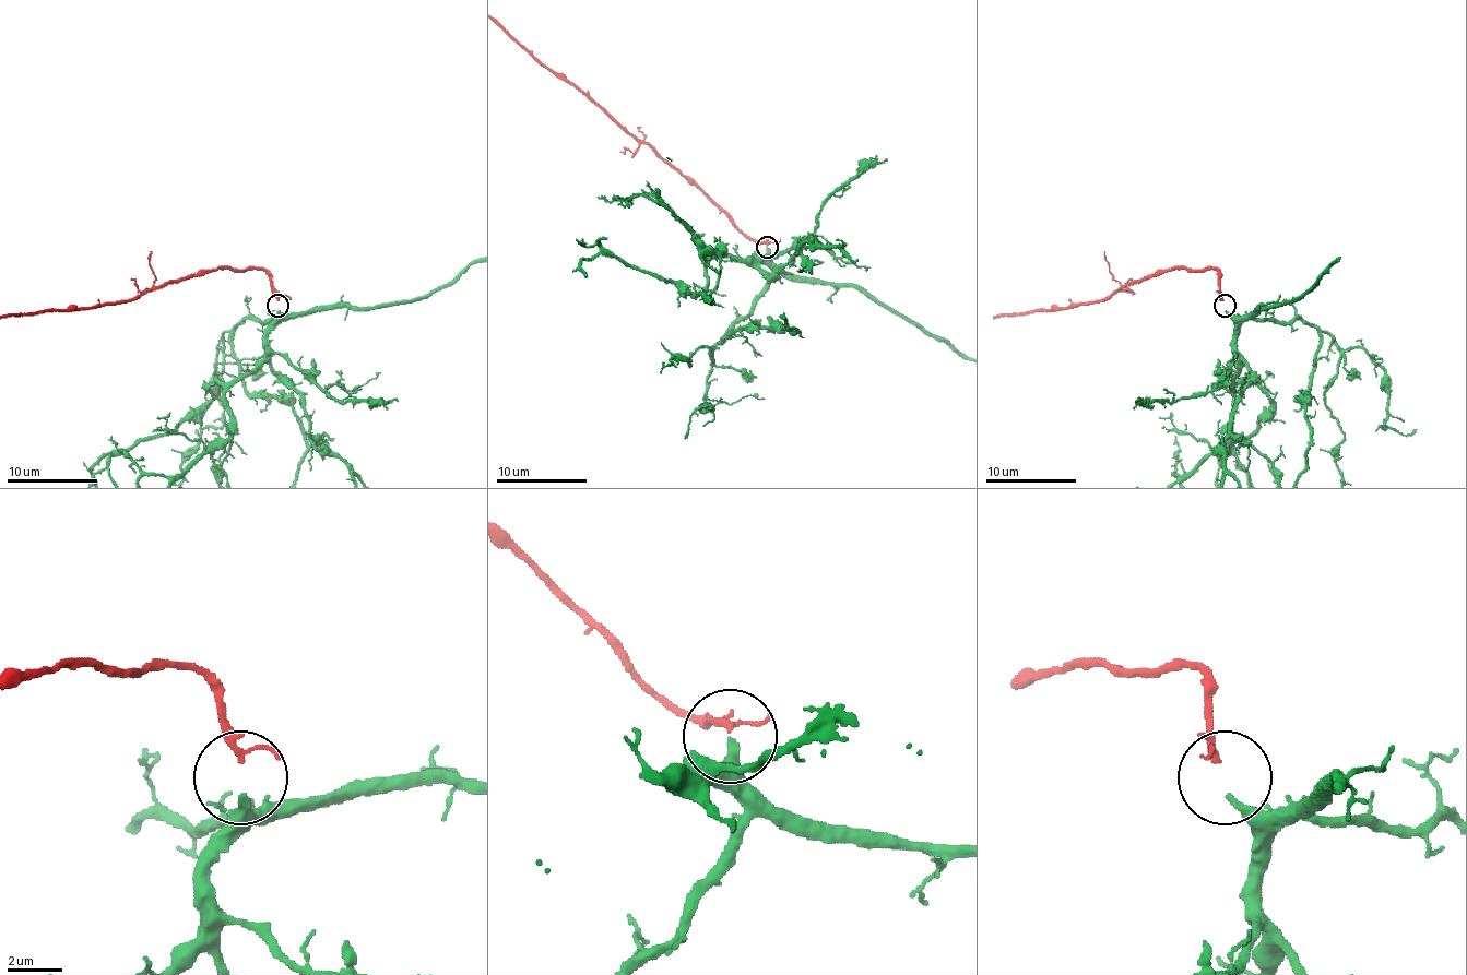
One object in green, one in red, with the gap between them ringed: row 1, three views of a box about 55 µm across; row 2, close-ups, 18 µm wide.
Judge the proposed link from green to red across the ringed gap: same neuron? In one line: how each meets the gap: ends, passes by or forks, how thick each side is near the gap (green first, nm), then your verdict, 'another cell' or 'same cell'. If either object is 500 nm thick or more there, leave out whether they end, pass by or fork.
green ends there; red forks there; 300 nm thick on the green side, 160 nm on the other; same cell

